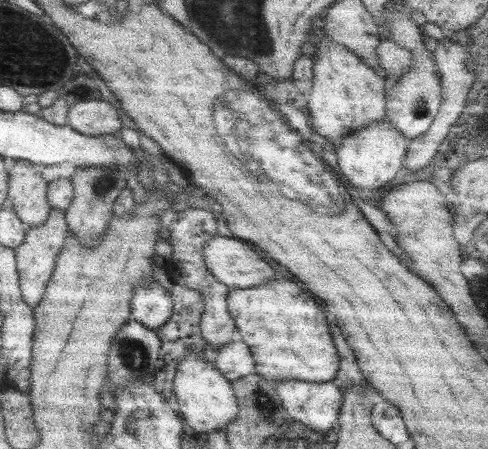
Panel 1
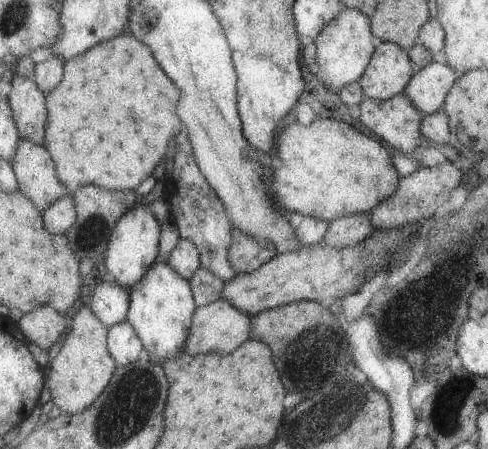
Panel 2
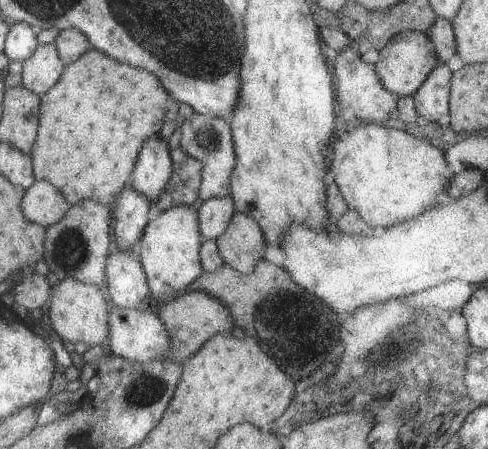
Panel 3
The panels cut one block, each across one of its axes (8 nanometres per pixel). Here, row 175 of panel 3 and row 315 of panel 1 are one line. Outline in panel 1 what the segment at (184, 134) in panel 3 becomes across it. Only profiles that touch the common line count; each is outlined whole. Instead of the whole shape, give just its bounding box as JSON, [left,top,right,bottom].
[159,208,237,352]

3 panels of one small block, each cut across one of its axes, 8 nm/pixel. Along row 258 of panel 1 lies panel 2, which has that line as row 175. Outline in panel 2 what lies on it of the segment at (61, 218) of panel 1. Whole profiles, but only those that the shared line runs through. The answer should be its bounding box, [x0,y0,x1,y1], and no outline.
[11,140,67,212]

